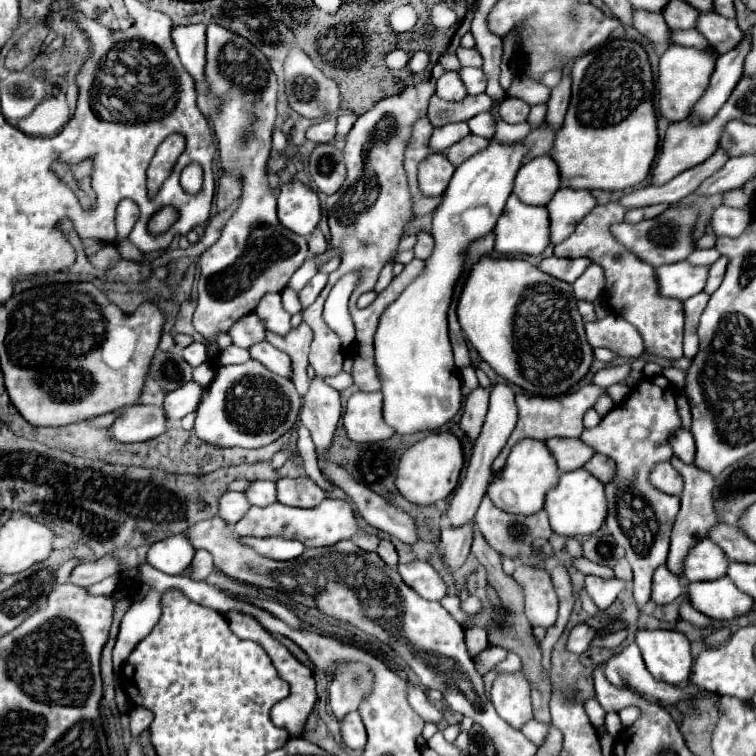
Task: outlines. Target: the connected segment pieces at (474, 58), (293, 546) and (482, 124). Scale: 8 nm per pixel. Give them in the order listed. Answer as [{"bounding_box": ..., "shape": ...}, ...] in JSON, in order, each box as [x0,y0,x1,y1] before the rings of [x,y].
[{"bounding_box":[457,47,483,67],"shape":[[[459,47],[457,49],[457,57],[459,57],[461,65],[465,65],[465,67],[467,65],[469,67],[481,67],[483,65],[483,59],[481,59],[477,49],[463,49],[463,47]]]},{"bounding_box":[239,537,305,561],"shape":[[[239,537],[239,541],[259,551],[259,555],[269,555],[269,559],[279,559],[279,561],[295,559],[305,549],[301,541],[283,539],[283,537]]]},{"bounding_box":[467,113,495,139],"shape":[[[479,113],[475,115],[473,119],[467,121],[471,133],[479,135],[479,137],[485,137],[485,139],[493,139],[495,135],[495,121],[491,117],[491,113]]]}]

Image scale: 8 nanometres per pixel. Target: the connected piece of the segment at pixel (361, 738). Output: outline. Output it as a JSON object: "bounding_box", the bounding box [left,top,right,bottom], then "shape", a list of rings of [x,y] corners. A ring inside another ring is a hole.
{"bounding_box":[341,711,367,749],"shape":[[[357,711],[343,717],[341,735],[343,735],[343,743],[347,747],[351,747],[351,749],[363,749],[365,747],[367,733],[365,733],[365,725],[361,721],[361,715]]]}

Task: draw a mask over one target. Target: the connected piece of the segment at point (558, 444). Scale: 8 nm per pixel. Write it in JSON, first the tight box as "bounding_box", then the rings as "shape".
{"bounding_box":[545,437,595,473],"shape":[[[553,437],[553,439],[547,439],[545,443],[547,443],[547,449],[551,451],[551,455],[555,455],[559,473],[575,471],[575,469],[583,467],[593,457],[593,453],[595,453],[585,443],[579,443],[579,439]]]}

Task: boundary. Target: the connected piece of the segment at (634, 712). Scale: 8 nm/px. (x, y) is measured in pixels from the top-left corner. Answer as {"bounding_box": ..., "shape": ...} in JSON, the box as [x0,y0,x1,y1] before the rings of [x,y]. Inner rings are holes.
{"bounding_box":[619,705,641,727],"shape":[[[629,705],[629,707],[625,707],[625,709],[619,711],[619,717],[621,717],[623,727],[629,727],[629,725],[633,725],[641,717],[641,709],[635,707],[635,705]]]}

